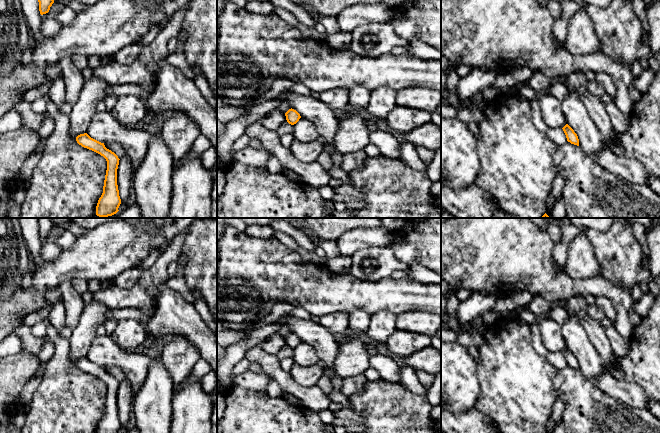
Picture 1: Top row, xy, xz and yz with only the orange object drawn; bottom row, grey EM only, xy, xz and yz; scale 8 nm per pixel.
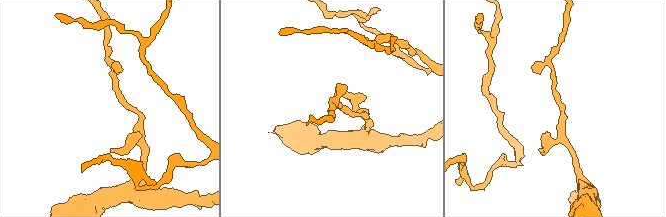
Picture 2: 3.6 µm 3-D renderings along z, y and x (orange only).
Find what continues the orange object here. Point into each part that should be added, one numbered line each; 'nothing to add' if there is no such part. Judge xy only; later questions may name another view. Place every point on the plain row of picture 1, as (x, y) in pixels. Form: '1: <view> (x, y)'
nothing to add

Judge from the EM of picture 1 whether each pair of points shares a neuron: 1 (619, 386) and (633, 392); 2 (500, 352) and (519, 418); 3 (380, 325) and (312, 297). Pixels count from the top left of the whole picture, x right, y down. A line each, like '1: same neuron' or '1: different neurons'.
1: same neuron
2: same neuron
3: different neurons

